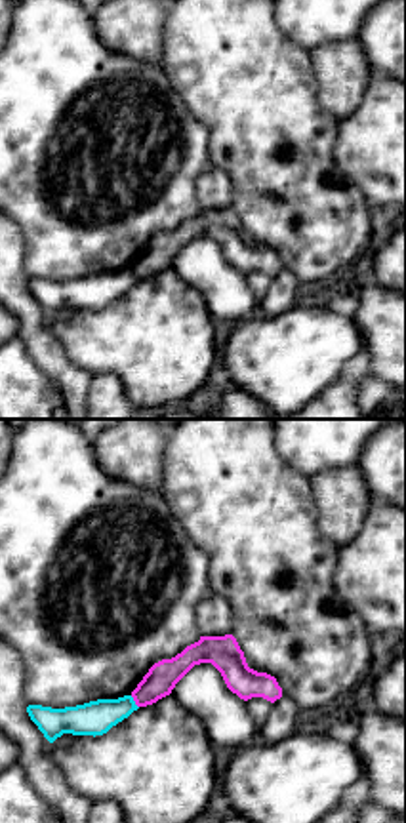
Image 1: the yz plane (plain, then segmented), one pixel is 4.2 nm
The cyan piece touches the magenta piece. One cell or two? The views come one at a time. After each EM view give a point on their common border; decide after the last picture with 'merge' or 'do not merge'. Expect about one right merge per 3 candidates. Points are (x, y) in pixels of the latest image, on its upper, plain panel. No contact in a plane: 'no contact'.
meets cyan at (134, 275)

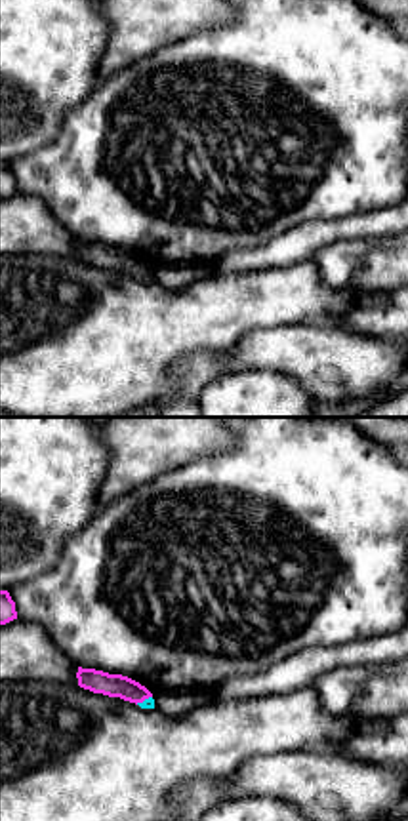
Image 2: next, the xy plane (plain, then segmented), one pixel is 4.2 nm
meets cyan at (145, 273)

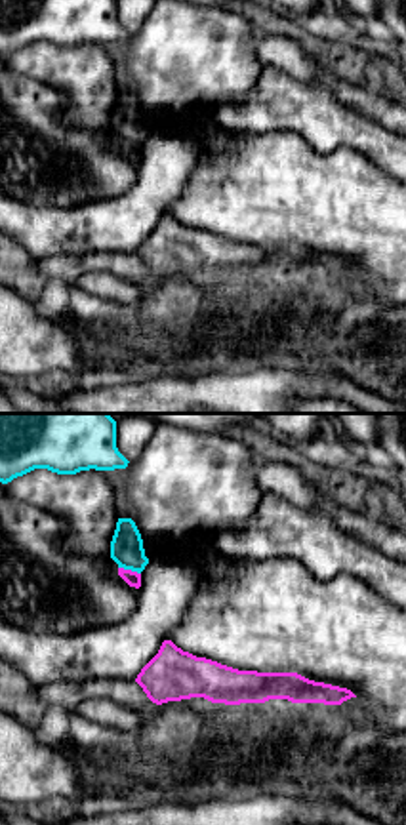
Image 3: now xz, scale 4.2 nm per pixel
meets cyan at (130, 141)

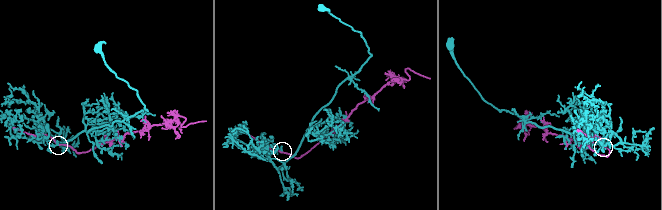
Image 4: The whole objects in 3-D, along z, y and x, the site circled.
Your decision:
do not merge

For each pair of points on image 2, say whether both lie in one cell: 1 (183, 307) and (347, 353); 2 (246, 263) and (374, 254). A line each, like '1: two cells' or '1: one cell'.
1: two cells
2: two cells

